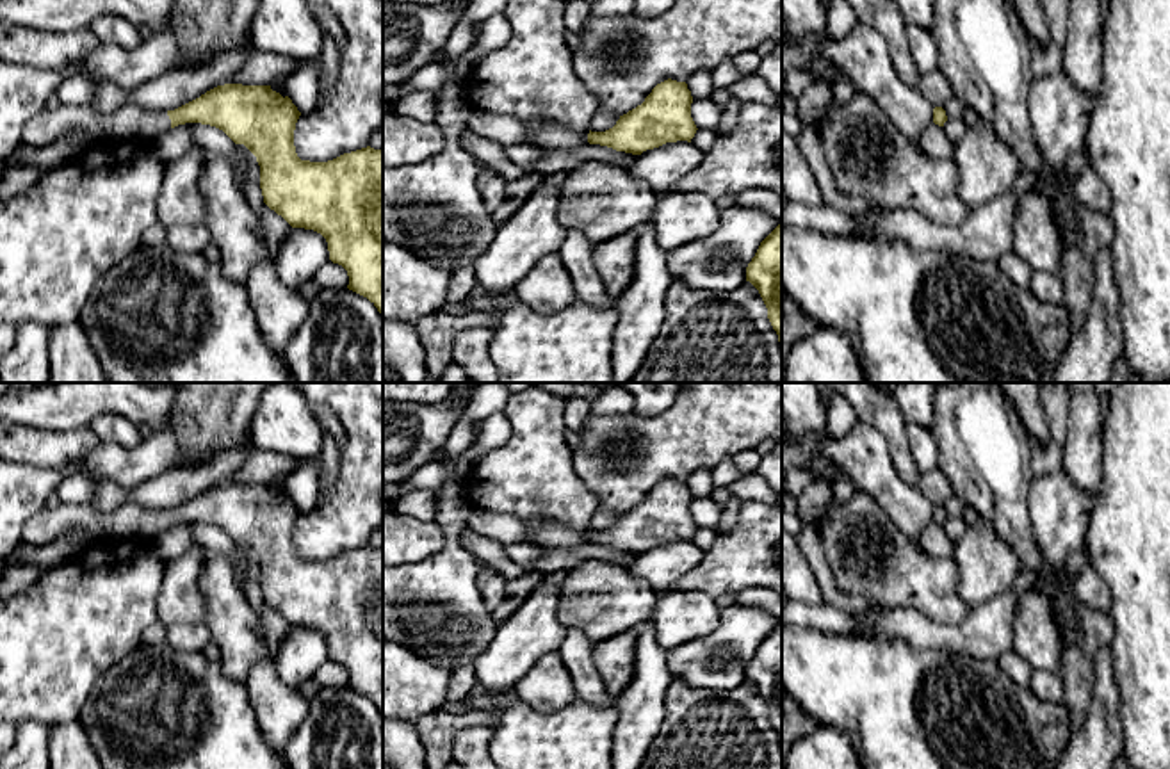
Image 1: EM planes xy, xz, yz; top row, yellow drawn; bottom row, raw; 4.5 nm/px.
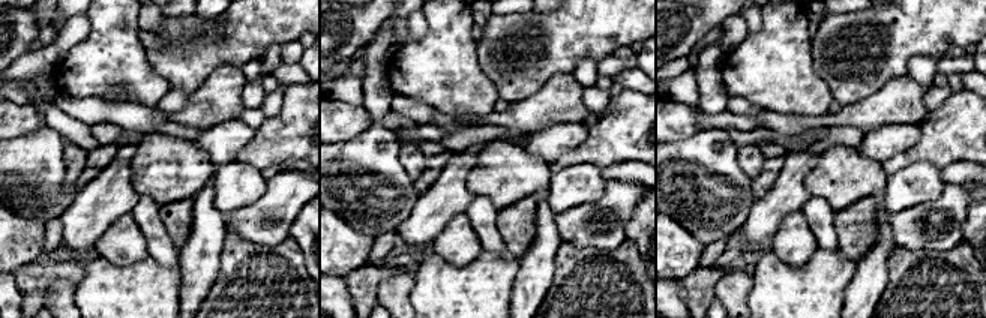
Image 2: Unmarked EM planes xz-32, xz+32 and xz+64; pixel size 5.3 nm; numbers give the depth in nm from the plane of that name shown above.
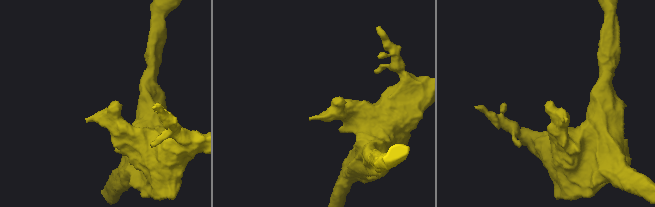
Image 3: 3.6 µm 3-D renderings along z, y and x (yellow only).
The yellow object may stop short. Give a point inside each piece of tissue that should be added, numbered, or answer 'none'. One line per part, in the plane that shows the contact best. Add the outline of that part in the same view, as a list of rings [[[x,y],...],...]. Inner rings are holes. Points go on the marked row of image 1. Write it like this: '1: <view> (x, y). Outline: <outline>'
1: xy (130, 121). Outline: [[[126,103],[110,114],[100,114],[89,107],[61,105],[57,110],[43,110],[28,119],[21,132],[21,144],[45,146],[71,128],[82,128],[93,142],[119,139],[153,139],[171,130],[167,110],[146,110]]]

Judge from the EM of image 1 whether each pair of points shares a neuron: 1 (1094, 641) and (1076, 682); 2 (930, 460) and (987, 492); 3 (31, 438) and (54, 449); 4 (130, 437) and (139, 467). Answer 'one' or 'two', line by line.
1: one
2: two
3: one
4: two

